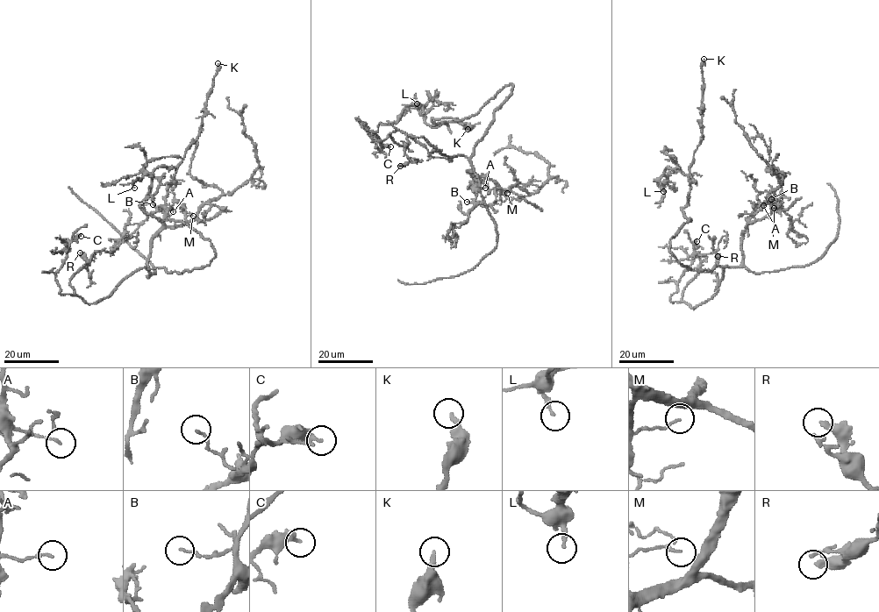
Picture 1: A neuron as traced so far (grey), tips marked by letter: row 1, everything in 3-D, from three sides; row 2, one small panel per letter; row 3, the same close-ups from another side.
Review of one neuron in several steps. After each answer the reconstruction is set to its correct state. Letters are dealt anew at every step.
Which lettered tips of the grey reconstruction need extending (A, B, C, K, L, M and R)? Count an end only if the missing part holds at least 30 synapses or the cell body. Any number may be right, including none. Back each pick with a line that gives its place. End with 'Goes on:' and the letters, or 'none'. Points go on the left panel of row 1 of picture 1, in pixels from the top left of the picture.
Goes on: none

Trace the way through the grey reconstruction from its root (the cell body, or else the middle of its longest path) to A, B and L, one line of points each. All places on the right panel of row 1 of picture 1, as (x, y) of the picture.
A: (696, 270), (740, 265), (743, 261), (742, 232), (753, 209), (763, 205)
B: (696, 270), (740, 265), (743, 261), (741, 236), (747, 220), (761, 204), (773, 204), (771, 199)
L: (696, 270), (682, 266), (669, 250), (671, 238), (690, 220), (682, 209), (690, 177), (671, 173), (663, 191)

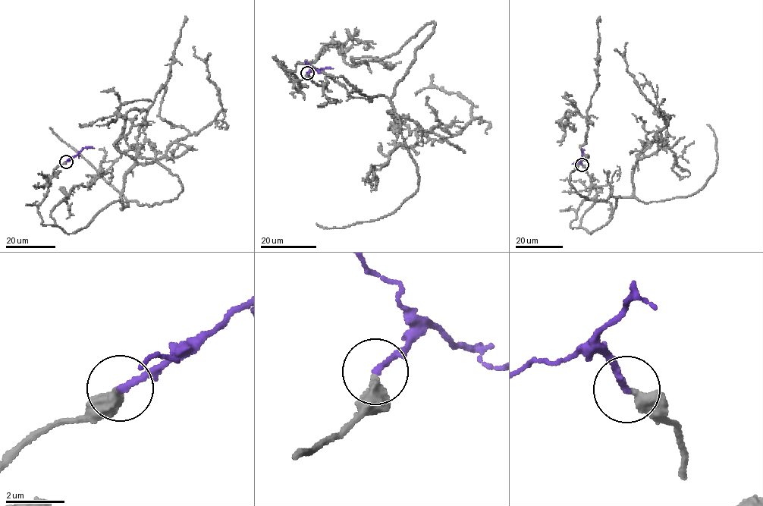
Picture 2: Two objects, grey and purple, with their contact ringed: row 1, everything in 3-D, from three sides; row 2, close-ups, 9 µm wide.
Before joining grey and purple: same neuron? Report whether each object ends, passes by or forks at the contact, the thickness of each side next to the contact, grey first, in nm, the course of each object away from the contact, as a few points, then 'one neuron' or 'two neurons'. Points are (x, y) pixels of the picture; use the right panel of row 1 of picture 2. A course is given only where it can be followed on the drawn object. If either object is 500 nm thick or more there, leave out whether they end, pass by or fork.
grey ends; purple ends; calibres 420 and 200 nm; course grey (582, 165), (590, 193), (571, 227), (590, 233), (622, 197), (589, 200), (569, 183), (588, 155), (599, 16); course purple (582, 165), (582, 150), (585, 149); one neuron

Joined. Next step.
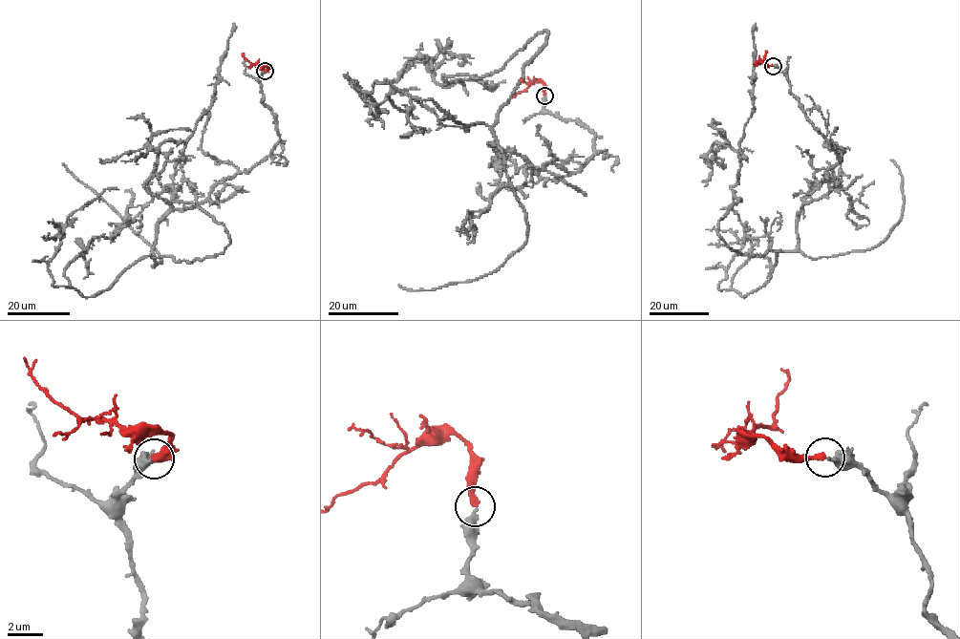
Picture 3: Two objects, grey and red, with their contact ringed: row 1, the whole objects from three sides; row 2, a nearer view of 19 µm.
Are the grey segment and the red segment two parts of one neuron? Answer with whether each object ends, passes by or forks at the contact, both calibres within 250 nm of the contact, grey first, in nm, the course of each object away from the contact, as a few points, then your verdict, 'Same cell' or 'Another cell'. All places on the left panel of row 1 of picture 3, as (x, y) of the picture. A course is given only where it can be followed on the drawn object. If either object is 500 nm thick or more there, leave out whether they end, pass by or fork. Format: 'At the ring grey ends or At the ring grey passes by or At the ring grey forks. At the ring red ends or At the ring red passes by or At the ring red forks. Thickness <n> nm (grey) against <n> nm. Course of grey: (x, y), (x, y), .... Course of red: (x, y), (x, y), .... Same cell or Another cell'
At the ring grey ends. At the ring red ends. Thickness 320 nm (grey) against 300 nm. Course of grey: (265, 72), (271, 153), (171, 209), (154, 258), (230, 243), (192, 202), (143, 185), (209, 108), (232, 23). Course of red: (265, 72), (267, 68), (253, 64), (242, 53). Same cell

